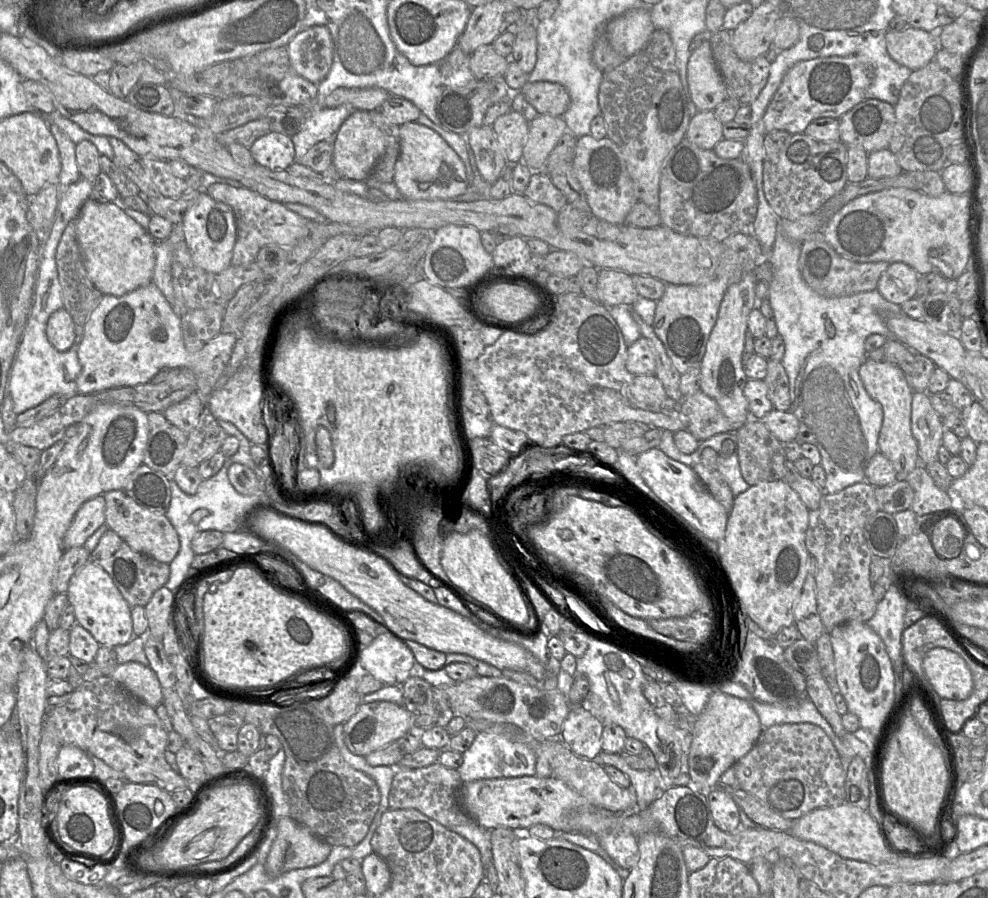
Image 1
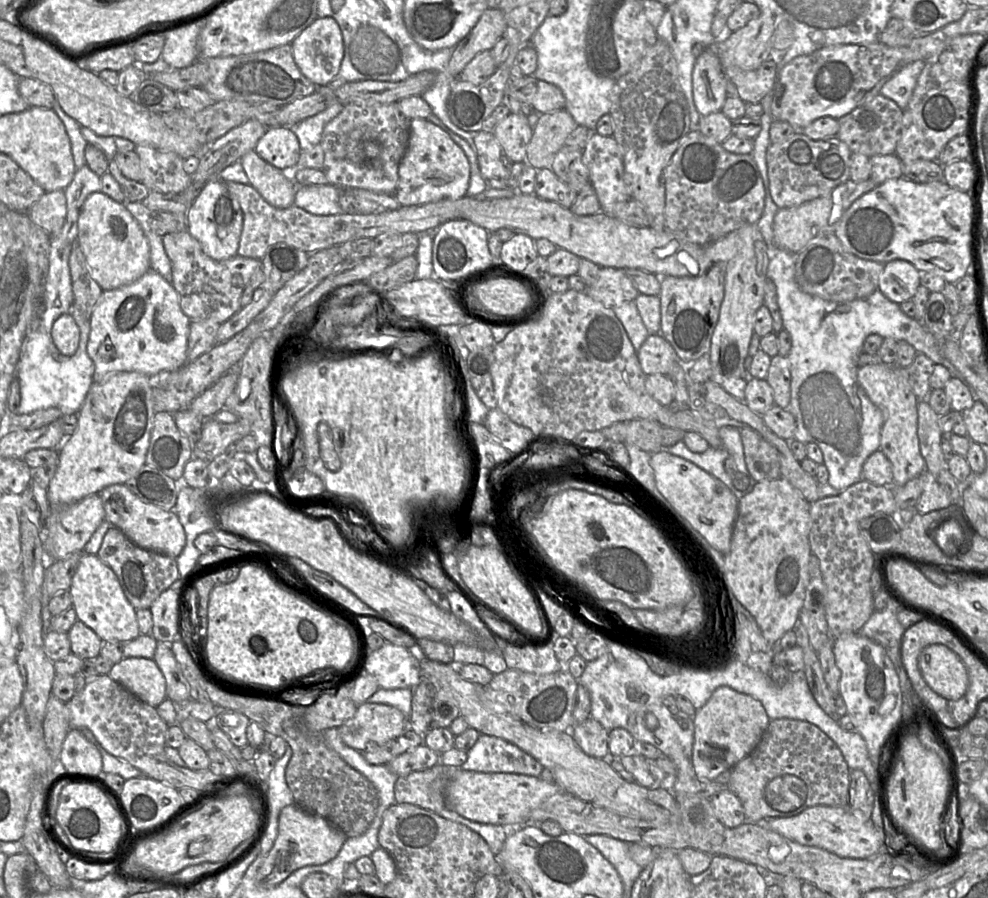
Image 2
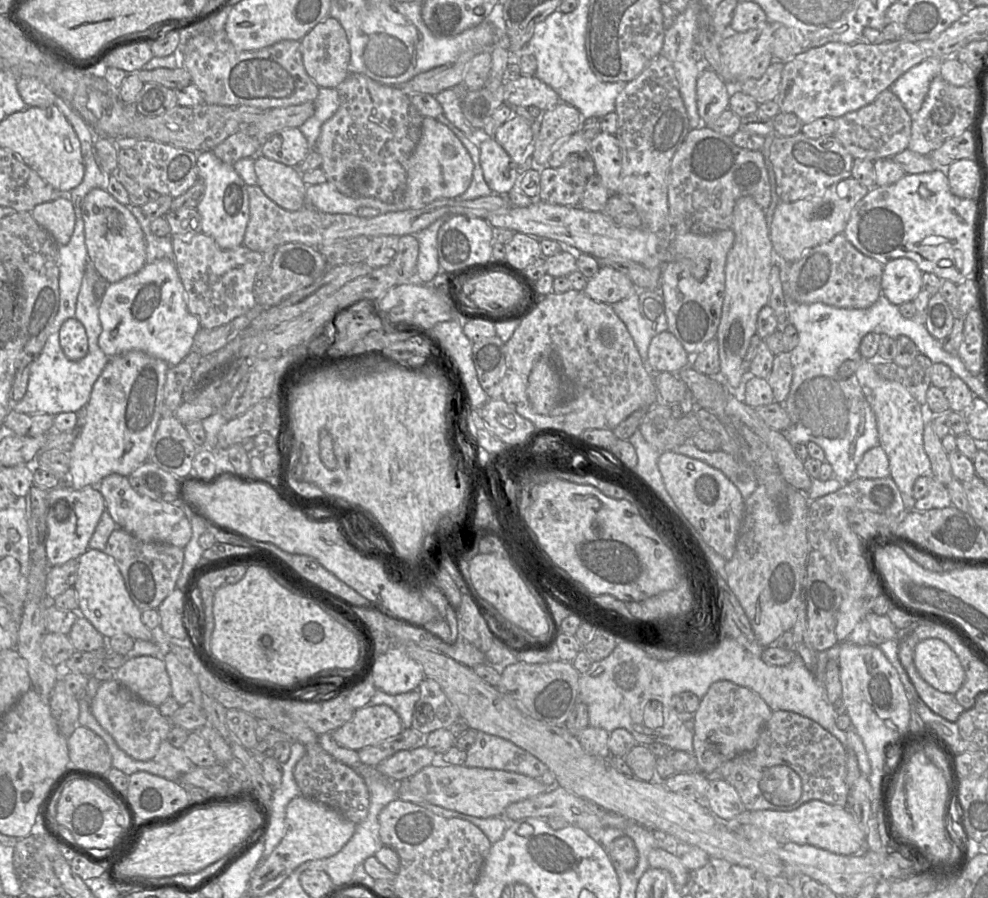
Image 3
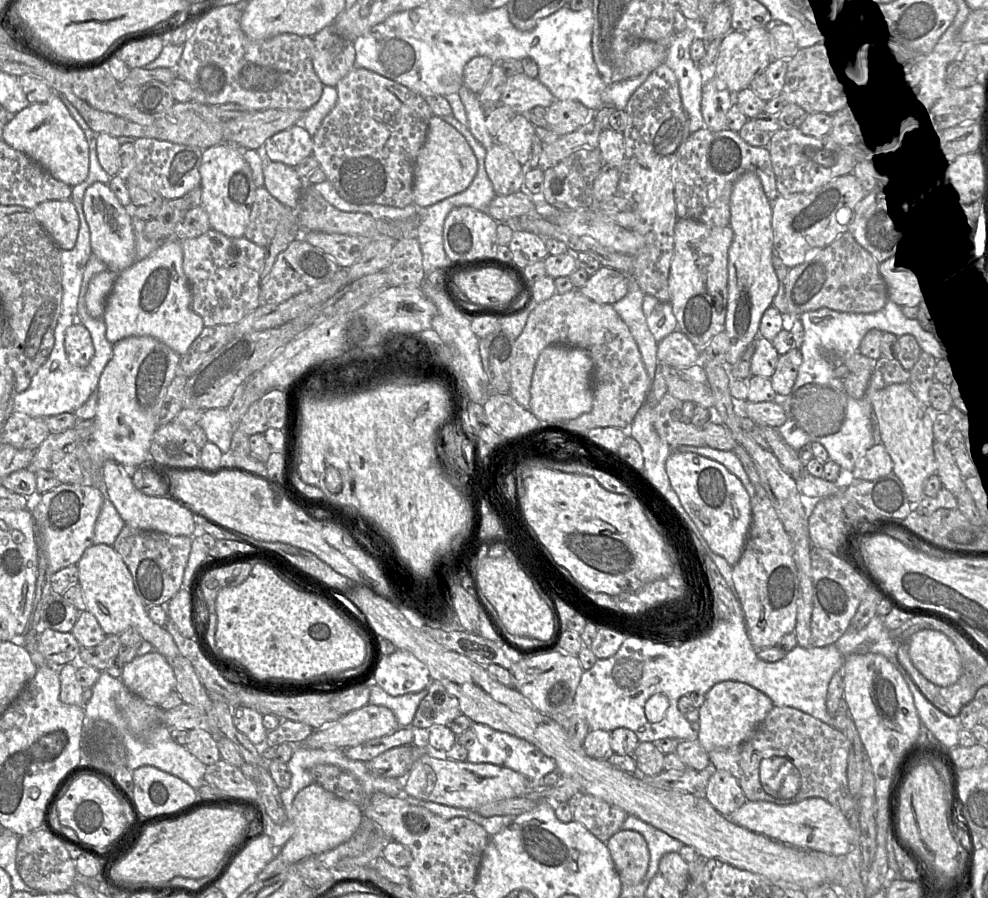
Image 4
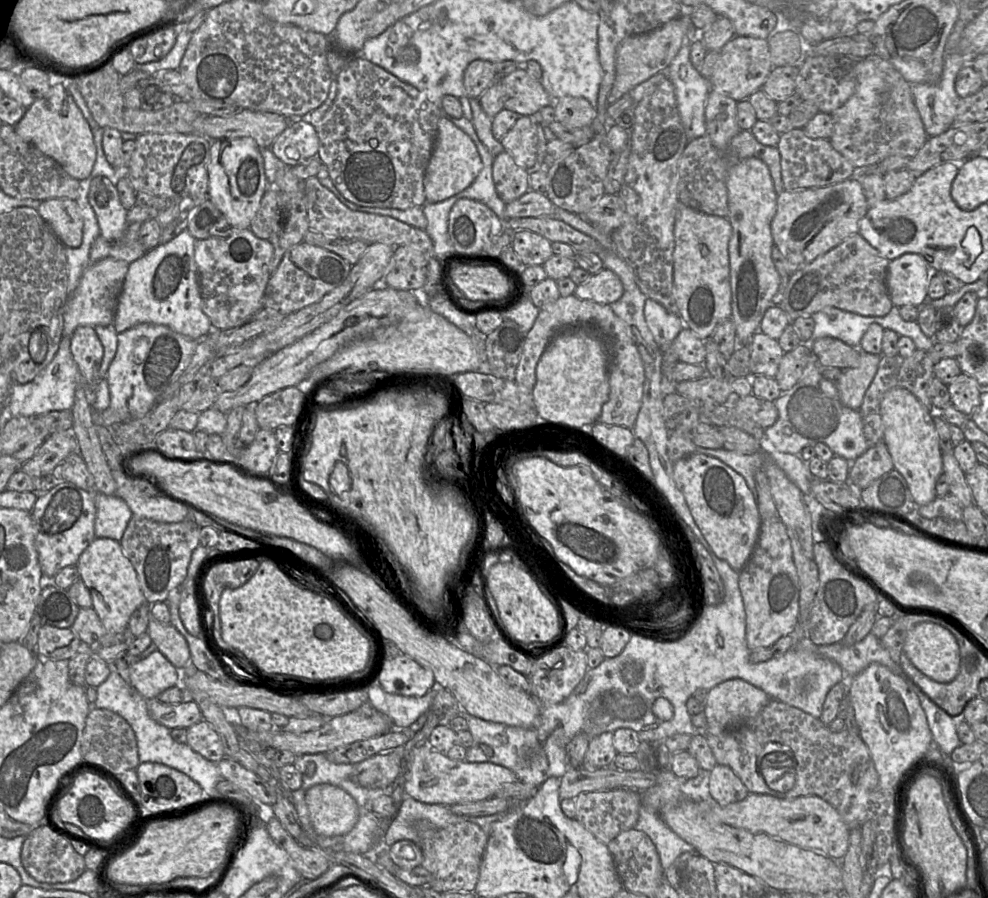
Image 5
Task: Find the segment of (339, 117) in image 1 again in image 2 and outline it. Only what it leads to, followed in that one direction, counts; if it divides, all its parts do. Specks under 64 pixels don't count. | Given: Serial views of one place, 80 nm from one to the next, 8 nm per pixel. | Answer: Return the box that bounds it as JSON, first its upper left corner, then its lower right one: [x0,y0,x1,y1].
[284,101,344,151]

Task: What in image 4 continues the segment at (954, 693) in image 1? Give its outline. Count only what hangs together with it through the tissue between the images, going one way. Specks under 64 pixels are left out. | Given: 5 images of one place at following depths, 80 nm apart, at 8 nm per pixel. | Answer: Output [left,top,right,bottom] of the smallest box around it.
[908,631,962,686]

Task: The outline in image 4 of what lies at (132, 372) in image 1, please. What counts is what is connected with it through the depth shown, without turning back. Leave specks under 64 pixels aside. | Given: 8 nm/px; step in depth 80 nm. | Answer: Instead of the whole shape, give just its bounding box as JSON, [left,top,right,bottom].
[102,239,205,356]

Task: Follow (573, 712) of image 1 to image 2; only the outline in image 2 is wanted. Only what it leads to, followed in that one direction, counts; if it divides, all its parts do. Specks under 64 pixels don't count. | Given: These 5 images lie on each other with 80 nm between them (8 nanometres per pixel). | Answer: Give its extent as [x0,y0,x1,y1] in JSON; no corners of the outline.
[570,717,610,759]

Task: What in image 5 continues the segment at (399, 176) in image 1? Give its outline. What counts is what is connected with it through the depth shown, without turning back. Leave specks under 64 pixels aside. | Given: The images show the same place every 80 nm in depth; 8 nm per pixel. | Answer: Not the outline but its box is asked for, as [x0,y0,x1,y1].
[424,117,482,203]

